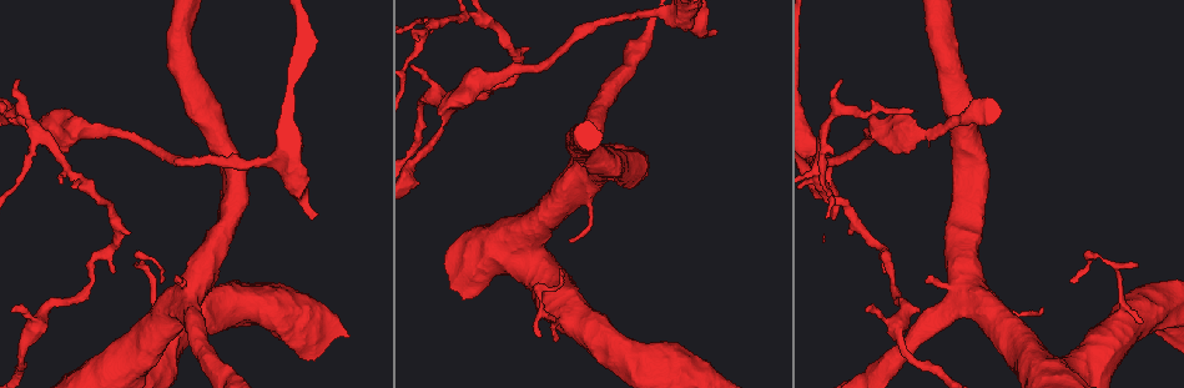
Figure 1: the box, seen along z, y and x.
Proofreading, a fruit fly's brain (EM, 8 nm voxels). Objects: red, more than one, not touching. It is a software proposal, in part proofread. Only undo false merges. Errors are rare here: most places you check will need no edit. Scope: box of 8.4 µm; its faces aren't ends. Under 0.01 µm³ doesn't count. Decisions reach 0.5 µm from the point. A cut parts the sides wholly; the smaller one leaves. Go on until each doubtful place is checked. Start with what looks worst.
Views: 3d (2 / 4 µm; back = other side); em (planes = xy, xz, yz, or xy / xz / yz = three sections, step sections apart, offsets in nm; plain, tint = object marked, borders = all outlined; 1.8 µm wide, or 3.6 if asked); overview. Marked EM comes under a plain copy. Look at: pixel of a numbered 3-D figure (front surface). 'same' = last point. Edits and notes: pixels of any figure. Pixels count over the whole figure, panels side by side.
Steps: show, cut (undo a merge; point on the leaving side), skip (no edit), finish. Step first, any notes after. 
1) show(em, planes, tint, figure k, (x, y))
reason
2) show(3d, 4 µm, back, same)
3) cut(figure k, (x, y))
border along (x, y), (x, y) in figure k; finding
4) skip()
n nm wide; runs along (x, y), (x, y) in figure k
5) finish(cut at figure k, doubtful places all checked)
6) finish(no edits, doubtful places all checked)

show(em, yz, step 16, tint, figure 1, (900, 323))
calibre changes

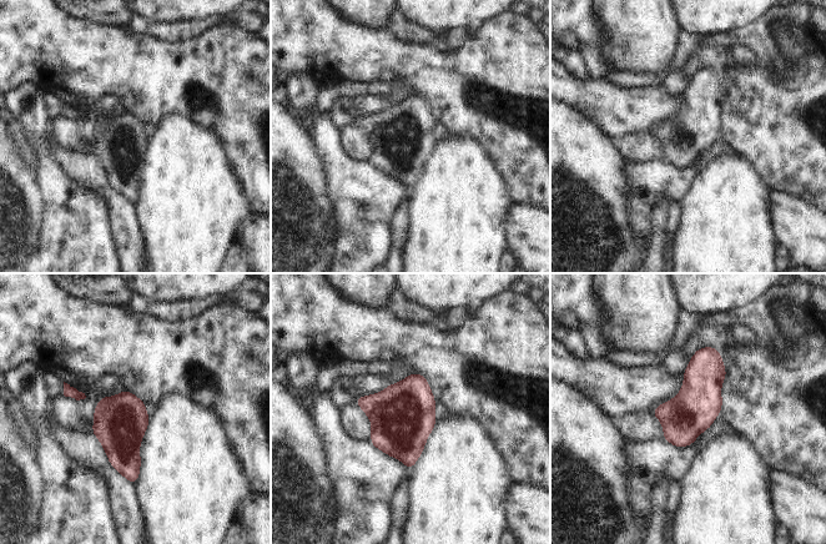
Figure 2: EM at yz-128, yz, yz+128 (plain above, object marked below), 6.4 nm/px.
show(em, planes, tint, same)

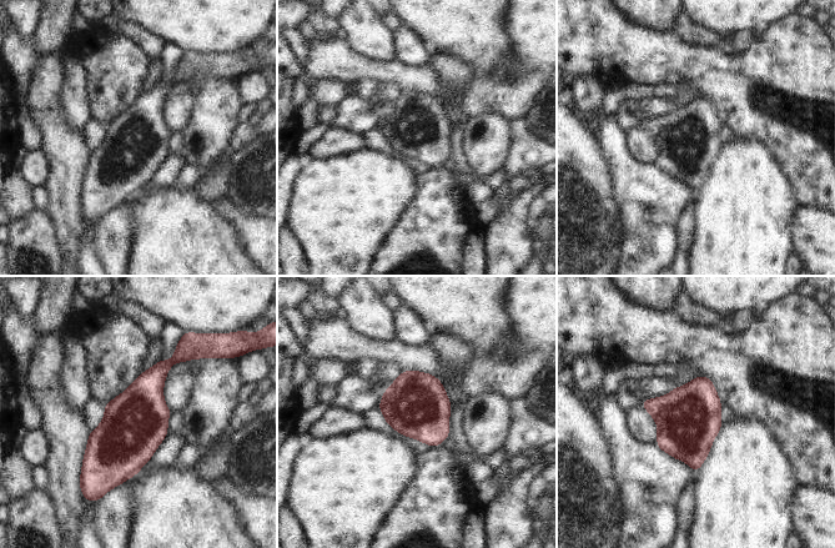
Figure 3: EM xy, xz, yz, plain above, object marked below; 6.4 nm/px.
skip()
one cell here

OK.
show(3d, 2 µm, figure 1, (45, 137))
two arms in line, one across

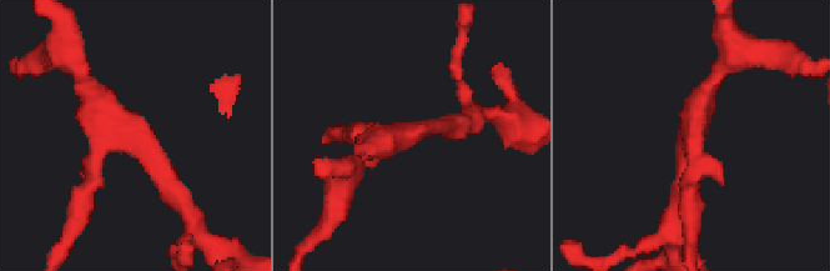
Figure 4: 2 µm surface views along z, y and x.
show(em, yz, step 16, tint, figure 4, (691, 133))
shape alone is not enough

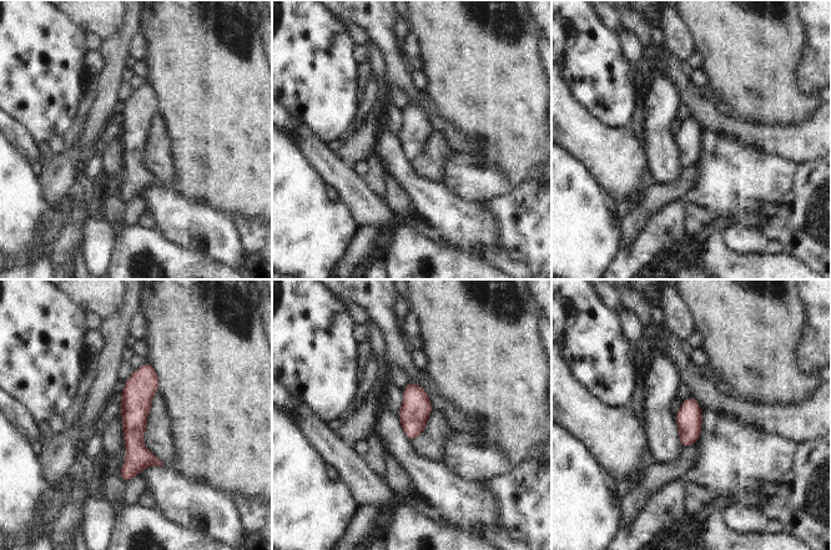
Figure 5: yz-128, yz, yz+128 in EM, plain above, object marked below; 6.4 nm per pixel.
show(em, planes, tint, same)
cut it another way

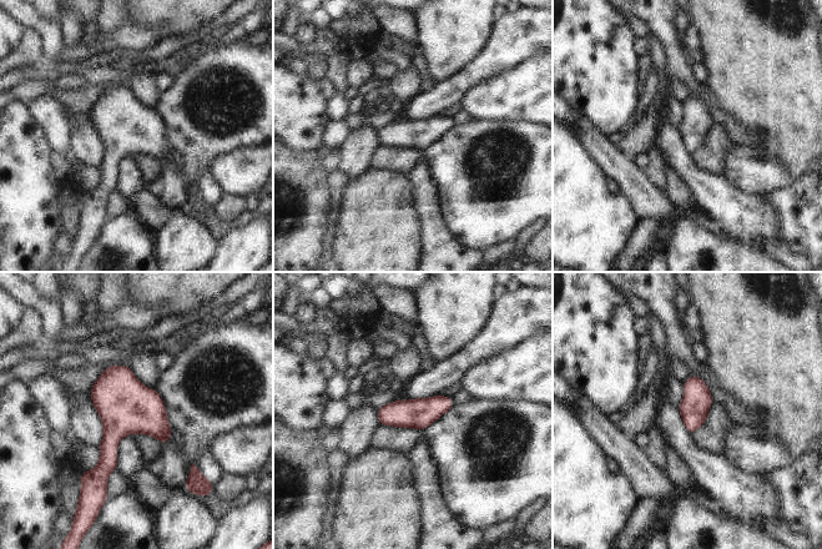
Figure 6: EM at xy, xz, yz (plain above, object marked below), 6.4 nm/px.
skip()
all the same cell

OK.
show(em, planes, tint, figure 1, (419, 37))

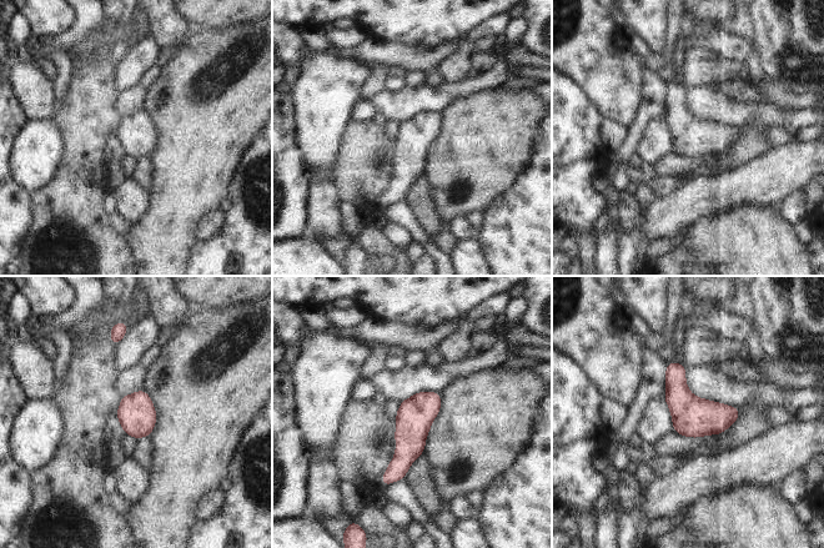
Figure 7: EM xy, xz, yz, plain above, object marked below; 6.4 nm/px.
skip()
runs along (435, 395), (385, 481) in figure 7; all the same cell

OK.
finish(no edits, doubtful places all checked)

